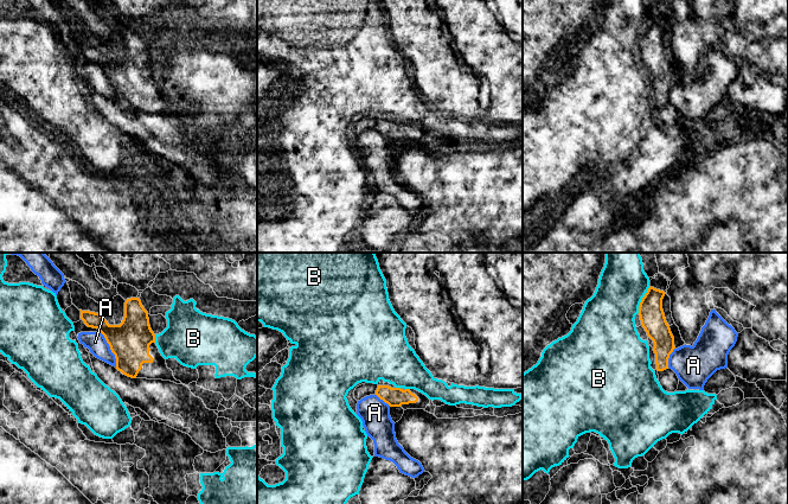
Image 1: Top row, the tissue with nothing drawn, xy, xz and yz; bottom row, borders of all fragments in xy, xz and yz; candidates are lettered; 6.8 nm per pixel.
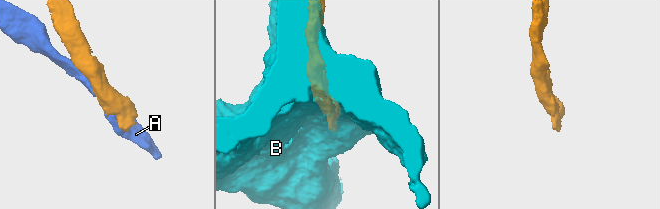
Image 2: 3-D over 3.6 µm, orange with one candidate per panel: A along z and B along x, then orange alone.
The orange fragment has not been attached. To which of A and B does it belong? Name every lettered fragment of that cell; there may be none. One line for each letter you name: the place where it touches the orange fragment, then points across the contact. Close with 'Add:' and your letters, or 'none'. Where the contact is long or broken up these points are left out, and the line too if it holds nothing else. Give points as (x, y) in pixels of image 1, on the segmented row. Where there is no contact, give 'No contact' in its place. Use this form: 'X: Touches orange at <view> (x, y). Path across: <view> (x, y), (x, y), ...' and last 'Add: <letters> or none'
Add: none

